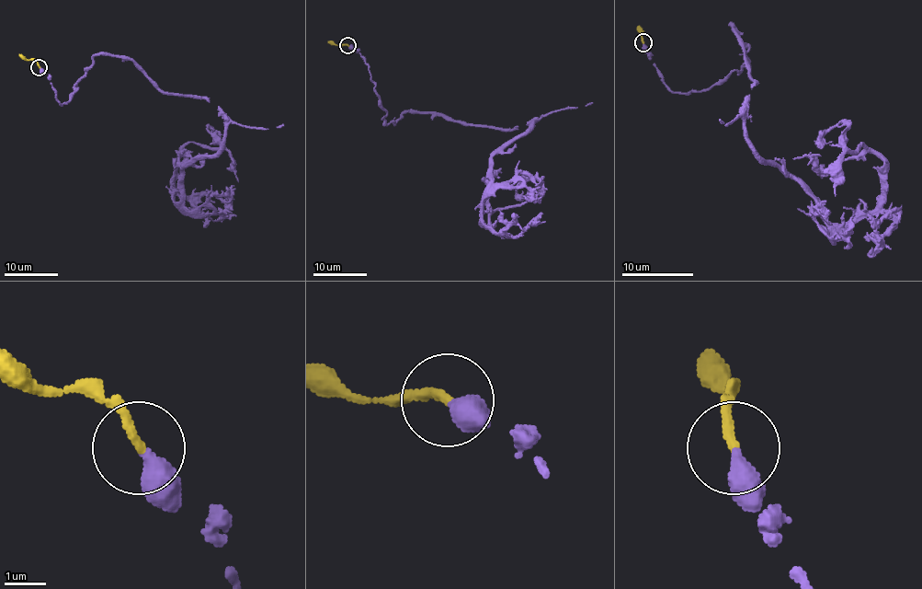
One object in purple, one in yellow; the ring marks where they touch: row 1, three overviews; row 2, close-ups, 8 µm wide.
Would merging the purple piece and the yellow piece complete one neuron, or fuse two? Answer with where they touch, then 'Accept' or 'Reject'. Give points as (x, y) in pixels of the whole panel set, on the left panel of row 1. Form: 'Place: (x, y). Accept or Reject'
Place: (39, 67). Accept

